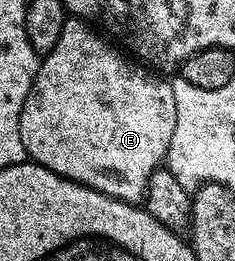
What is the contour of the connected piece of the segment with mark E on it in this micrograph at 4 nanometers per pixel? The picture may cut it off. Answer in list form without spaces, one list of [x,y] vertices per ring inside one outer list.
[[[75,17],[65,18],[64,24],[62,25],[62,37],[58,37],[58,45],[54,45],[54,49],[50,49],[48,54],[40,59],[40,68],[37,69],[37,75],[34,77],[34,85],[22,105],[22,113],[20,114],[20,136],[22,137],[24,153],[31,162],[42,165],[54,173],[58,173],[63,179],[80,183],[83,187],[89,187],[98,193],[109,195],[123,203],[140,205],[145,202],[145,196],[148,193],[148,184],[151,181],[152,175],[162,167],[162,164],[168,158],[170,137],[174,137],[174,121],[176,120],[174,89],[167,78],[153,73],[147,66],[141,65],[136,61],[127,63],[111,47],[113,44],[107,38],[104,38],[105,40],[99,39],[91,30],[95,31],[83,19]]]

